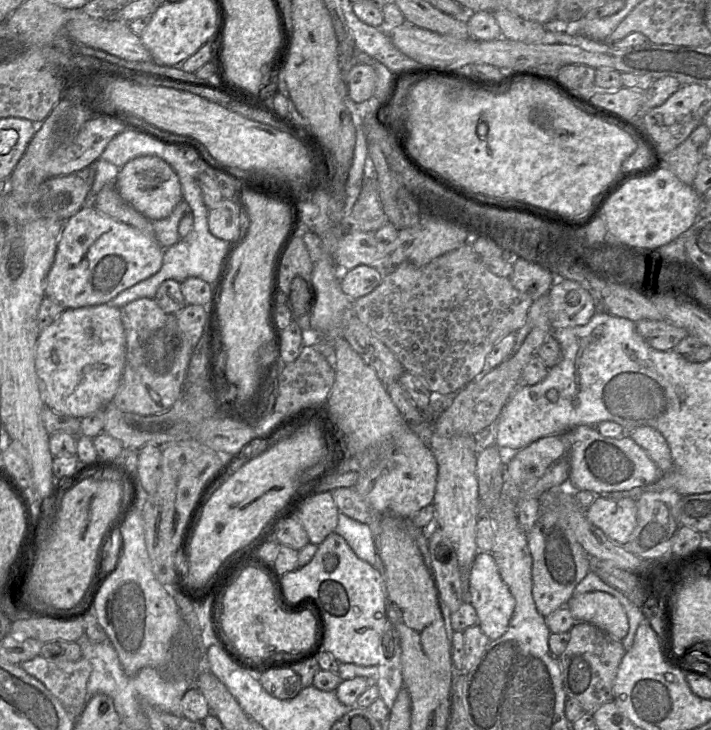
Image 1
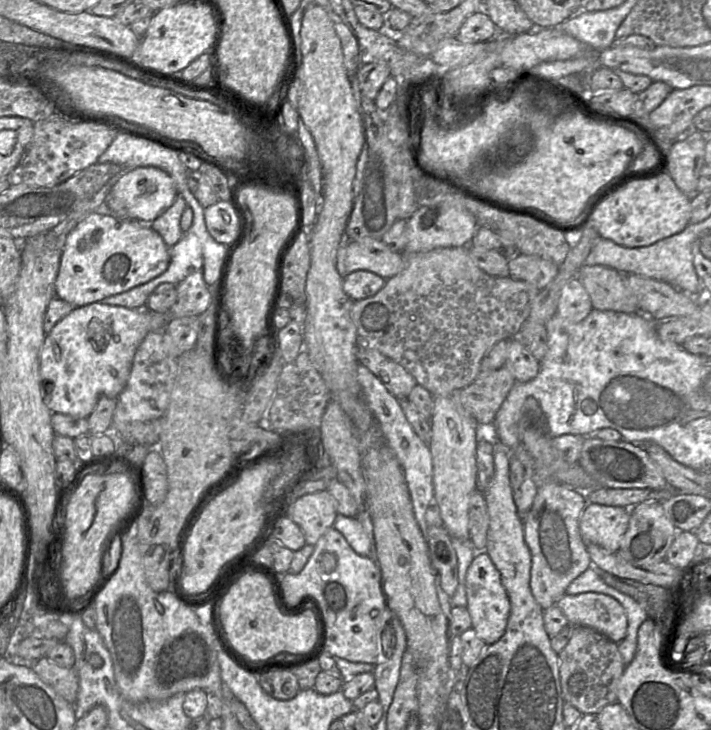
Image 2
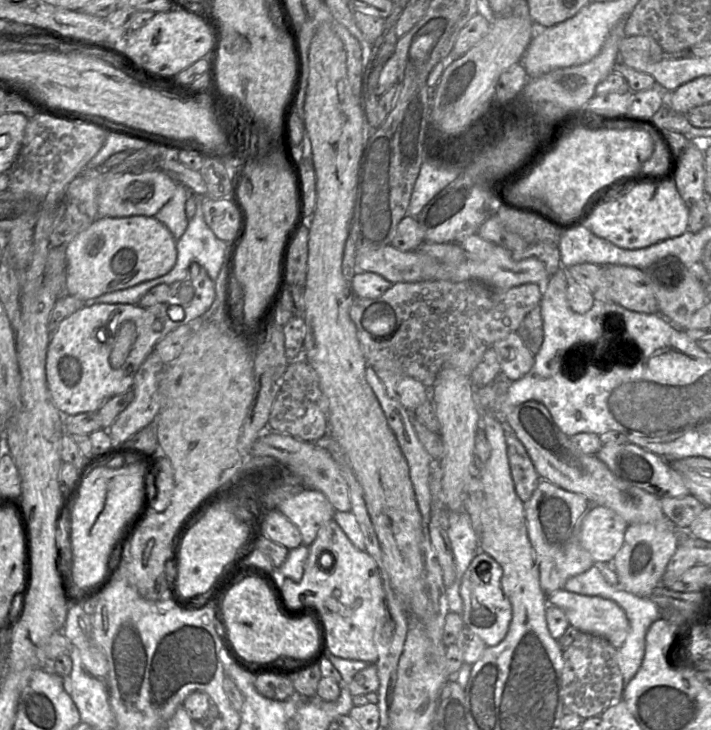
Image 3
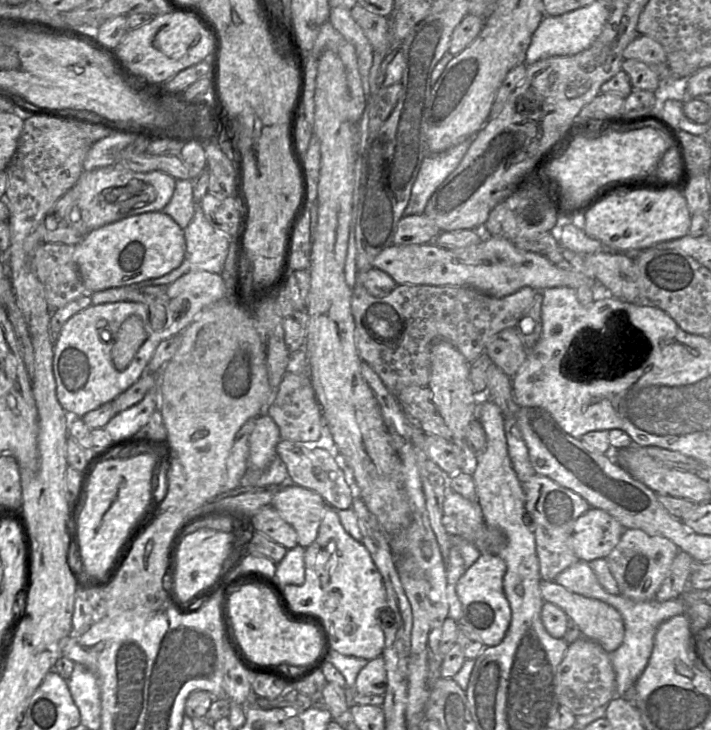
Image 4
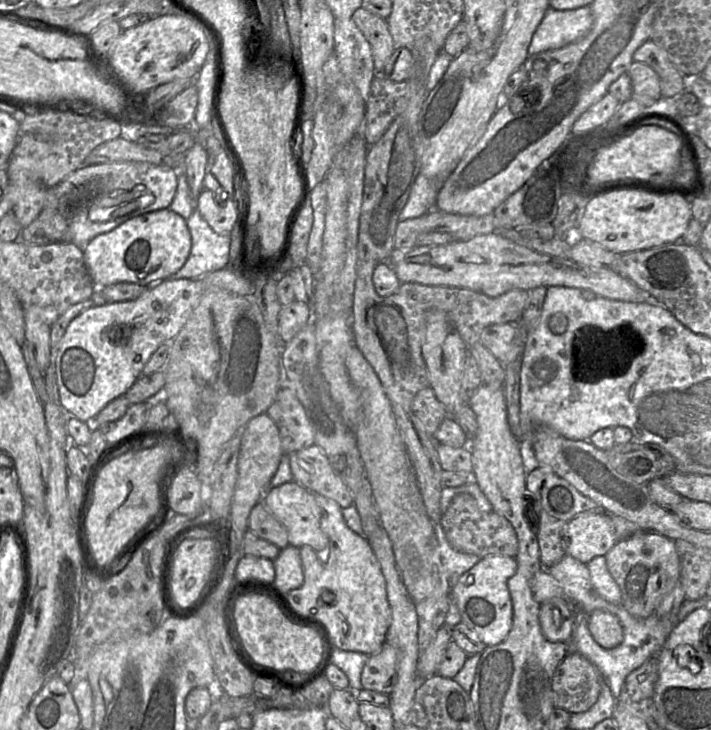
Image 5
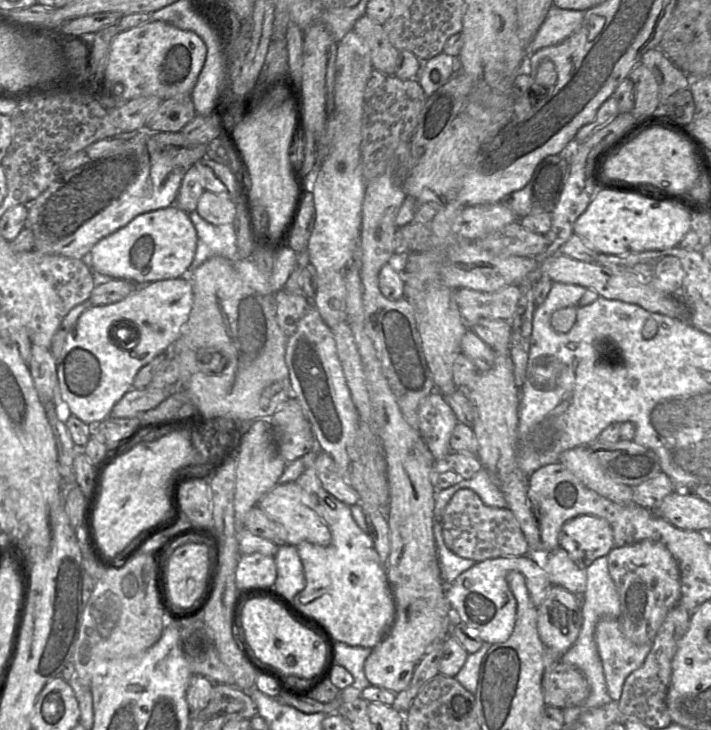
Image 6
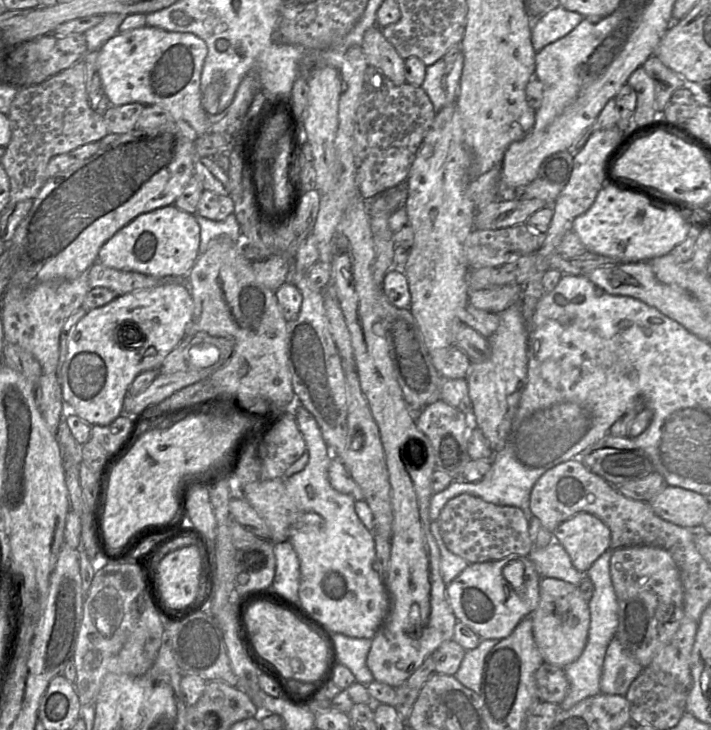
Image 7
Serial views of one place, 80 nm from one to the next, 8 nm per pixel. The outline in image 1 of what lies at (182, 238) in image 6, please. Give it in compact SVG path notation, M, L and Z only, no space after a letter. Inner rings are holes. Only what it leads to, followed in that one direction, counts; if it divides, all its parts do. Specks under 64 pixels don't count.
M84 206L63 224L54 262L45 281L45 297L61 304L65 309L106 304L119 293L159 271L164 249L135 228L102 214L93 206Z

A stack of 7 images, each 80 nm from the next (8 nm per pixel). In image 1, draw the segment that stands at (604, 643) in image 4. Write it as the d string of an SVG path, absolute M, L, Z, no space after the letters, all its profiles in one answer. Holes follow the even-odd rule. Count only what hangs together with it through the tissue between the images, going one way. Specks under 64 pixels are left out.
M605 592L572 596L566 606L575 621L593 624L618 640L623 640L628 633L628 618L623 607Z

